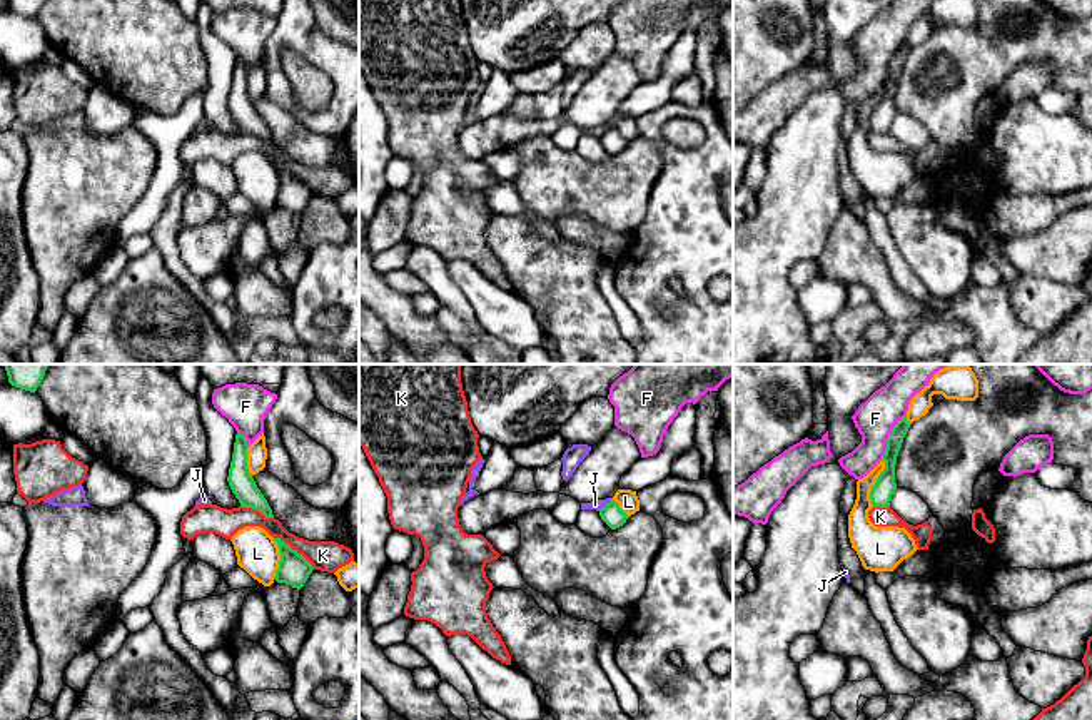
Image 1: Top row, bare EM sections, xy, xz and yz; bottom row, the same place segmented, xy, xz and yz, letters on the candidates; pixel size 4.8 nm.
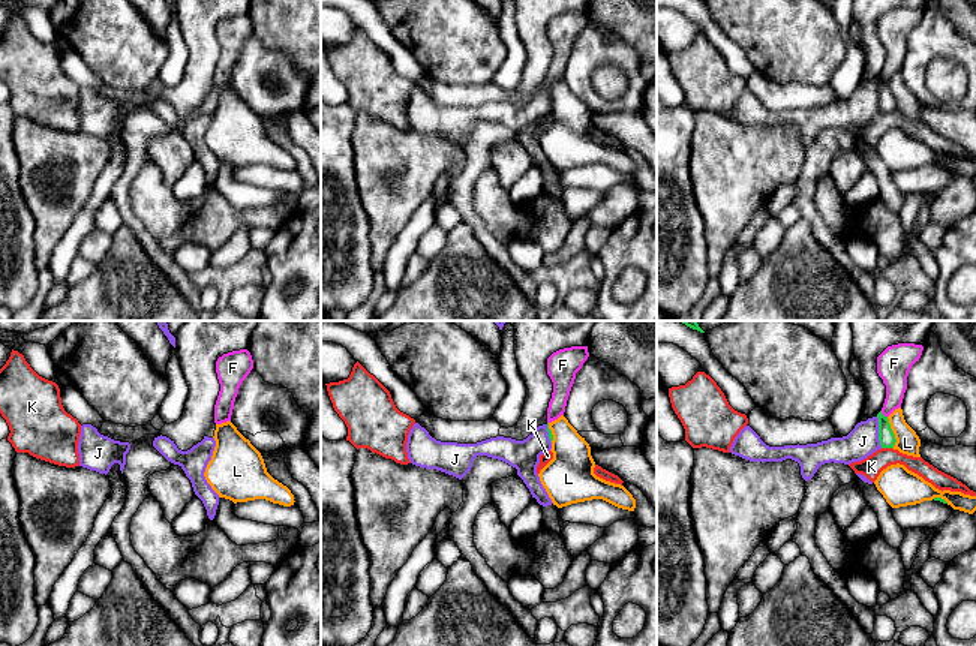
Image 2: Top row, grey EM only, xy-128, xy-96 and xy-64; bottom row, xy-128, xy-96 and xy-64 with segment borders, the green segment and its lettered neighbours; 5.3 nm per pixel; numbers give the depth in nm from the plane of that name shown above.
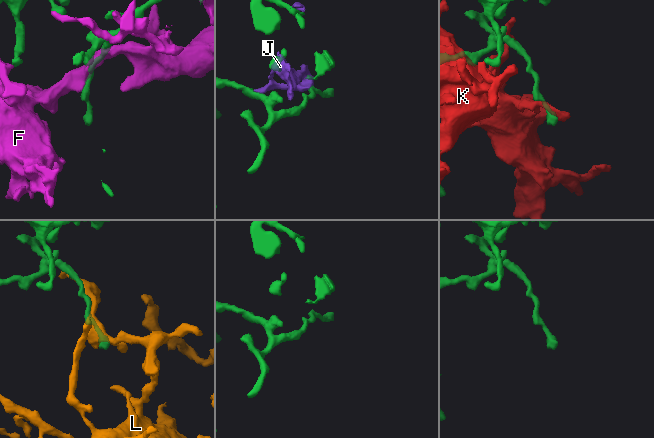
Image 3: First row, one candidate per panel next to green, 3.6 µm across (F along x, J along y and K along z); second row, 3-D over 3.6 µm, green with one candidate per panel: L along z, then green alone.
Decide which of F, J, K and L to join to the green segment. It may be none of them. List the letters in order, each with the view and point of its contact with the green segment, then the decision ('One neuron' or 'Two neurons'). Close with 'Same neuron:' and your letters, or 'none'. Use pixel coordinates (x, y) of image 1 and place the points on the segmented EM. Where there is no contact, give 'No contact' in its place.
F: Touches green at yz (889, 436). Two neurons
J: Touches green at xz (606, 505). Two neurons
K: Touches green at xy (294, 550). Two neurons
L: Touches green at yz (875, 483). Two neurons
Same neuron: none

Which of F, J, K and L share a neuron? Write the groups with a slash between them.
F J / K / L

